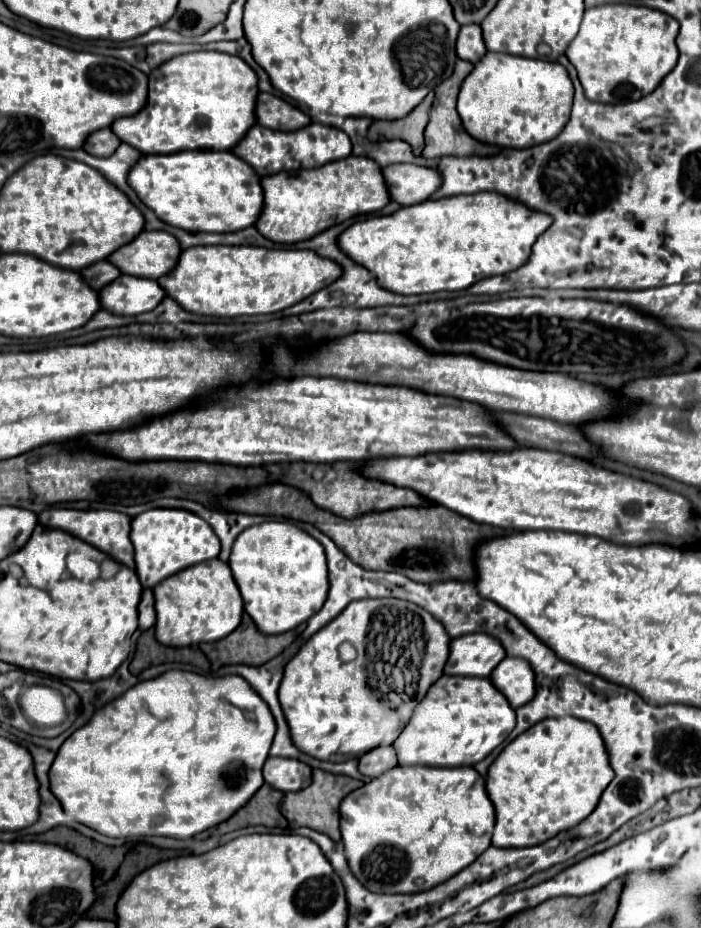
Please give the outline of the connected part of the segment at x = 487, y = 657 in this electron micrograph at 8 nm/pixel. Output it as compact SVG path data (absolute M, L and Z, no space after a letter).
M465 634L451 640L445 674L449 676L481 676L487 678L491 670L505 658L505 650L489 634Z

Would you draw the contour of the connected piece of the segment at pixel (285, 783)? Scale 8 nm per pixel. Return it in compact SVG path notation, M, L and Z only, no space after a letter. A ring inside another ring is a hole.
M269 756L263 766L265 782L281 792L305 790L311 784L311 768L293 758L273 758Z

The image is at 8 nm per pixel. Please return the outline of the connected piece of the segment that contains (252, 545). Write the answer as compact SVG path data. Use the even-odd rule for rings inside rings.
M263 522L243 530L233 544L229 566L241 590L245 612L263 634L283 634L307 622L321 610L329 580L323 546L287 522Z

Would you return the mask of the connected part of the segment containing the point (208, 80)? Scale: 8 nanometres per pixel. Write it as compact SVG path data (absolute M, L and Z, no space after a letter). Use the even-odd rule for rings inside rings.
M191 52L175 56L155 70L149 72L149 96L141 112L117 118L111 124L115 136L135 146L141 154L173 154L179 150L229 150L233 142L255 124L255 98L257 98L257 76L239 56L223 52Z

